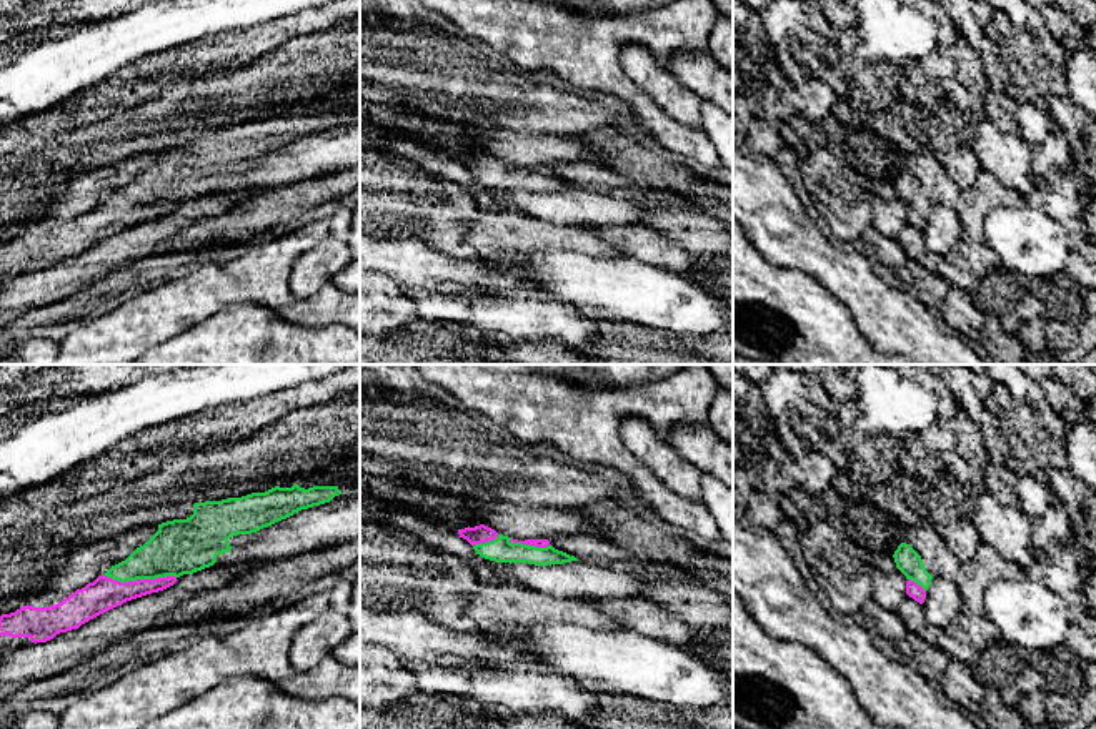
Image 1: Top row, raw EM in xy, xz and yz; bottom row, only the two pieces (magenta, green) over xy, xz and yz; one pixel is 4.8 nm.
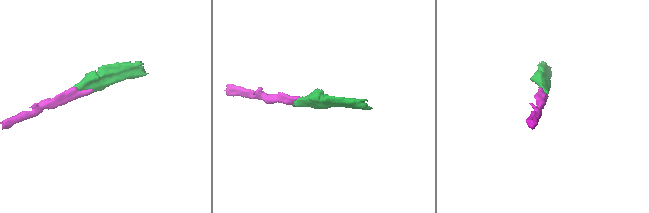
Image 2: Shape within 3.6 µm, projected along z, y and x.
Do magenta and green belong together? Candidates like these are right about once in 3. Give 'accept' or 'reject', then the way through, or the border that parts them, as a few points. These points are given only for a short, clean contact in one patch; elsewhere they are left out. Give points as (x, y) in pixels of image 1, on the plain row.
accept; way xy (102, 222), (127, 207), (139, 207), (179, 173)

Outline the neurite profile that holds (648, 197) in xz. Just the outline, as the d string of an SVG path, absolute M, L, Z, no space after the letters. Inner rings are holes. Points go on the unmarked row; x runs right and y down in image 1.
M556 163L550 166L550 173L575 183L578 188L591 188L618 198L630 198L646 208L698 210L696 198L658 188L638 186L631 178L601 166L600 163Z

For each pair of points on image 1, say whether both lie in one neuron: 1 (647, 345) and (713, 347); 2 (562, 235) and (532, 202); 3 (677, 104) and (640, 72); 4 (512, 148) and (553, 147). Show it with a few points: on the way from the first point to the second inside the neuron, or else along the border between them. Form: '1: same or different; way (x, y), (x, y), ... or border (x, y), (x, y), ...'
1: same; way (663, 347), (697, 347)
2: different; border (515, 212), (557, 225), (590, 227)
3: same; way (668, 94), (650, 75)
4: same; way (522, 148), (543, 148)

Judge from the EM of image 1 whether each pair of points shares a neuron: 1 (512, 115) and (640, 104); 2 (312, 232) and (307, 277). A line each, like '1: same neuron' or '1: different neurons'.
1: different neurons
2: different neurons

